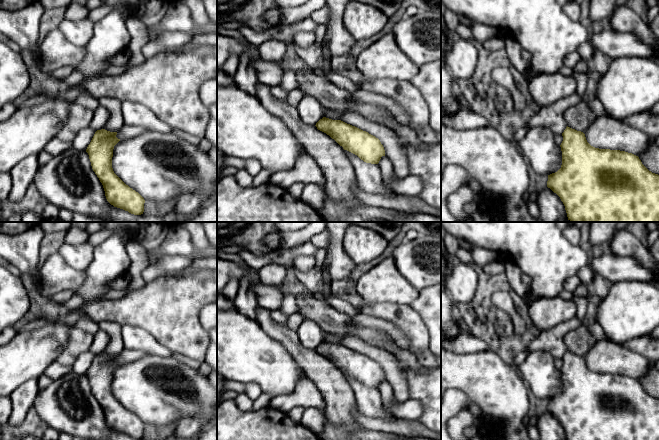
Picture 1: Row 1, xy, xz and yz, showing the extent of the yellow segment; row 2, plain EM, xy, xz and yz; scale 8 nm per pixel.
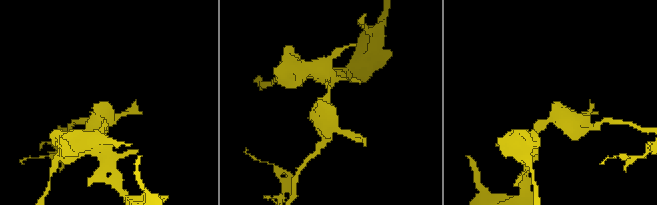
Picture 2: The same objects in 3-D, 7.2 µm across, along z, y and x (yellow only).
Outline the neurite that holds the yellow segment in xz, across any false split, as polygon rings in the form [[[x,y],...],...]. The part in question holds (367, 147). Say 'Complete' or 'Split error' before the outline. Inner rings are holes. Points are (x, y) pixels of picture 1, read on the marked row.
Complete. [[[326,117],[320,119],[315,126],[334,139],[344,150],[357,155],[366,163],[378,164],[381,157],[385,156],[380,140],[355,126]]]

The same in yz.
Complete. [[[566,127],[562,133],[563,141],[560,145],[562,151],[561,168],[548,175],[547,187],[556,193],[565,206],[568,220],[572,222],[659,222],[659,175],[649,171],[638,156],[620,150],[599,149],[591,146],[581,131]]]

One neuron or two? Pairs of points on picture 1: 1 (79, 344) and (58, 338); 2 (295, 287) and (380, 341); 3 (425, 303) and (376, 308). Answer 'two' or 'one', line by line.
1: two
2: one
3: two

